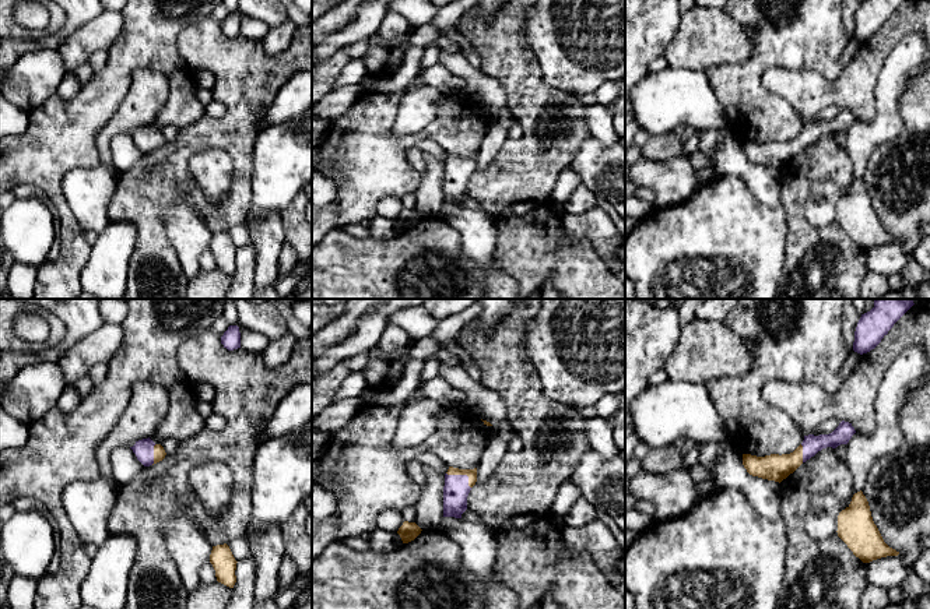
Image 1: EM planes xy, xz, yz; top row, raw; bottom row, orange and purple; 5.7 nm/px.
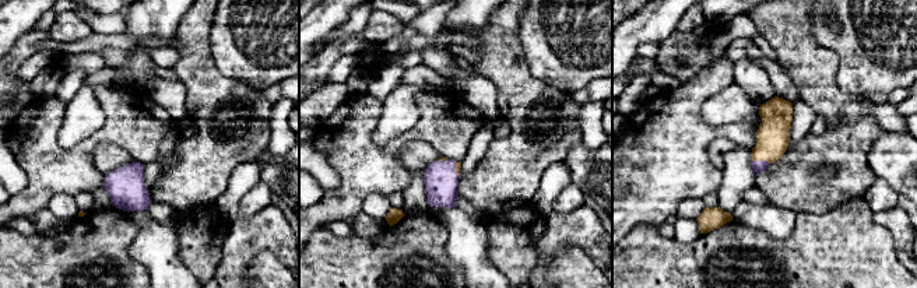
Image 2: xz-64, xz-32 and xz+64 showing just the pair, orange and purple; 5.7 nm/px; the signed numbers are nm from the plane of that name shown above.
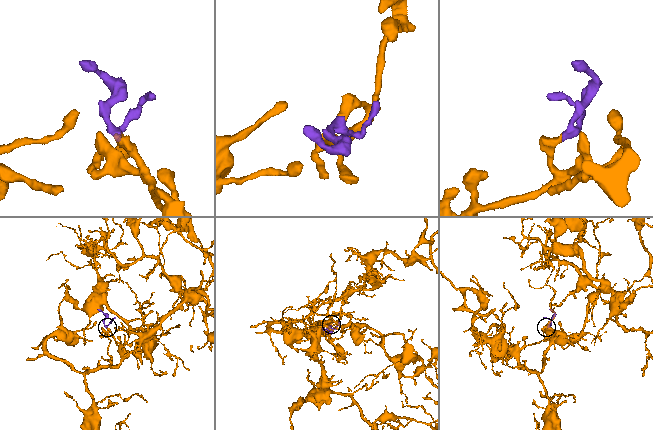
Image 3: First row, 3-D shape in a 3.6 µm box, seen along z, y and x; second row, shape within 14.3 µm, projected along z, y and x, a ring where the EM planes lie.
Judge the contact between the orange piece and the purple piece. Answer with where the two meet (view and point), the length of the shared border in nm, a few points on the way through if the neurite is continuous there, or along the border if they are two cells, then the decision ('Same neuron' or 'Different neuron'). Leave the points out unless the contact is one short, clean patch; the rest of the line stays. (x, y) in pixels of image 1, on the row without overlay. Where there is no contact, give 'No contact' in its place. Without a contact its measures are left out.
Touches orange at xz (463, 161). Shared border 170 nm. Path across: xz (471, 161), (463, 161), (456, 176). Same neuron

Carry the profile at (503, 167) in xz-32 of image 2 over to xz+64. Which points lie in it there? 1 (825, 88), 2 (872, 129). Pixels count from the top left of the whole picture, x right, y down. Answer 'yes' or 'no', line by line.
1: yes
2: yes

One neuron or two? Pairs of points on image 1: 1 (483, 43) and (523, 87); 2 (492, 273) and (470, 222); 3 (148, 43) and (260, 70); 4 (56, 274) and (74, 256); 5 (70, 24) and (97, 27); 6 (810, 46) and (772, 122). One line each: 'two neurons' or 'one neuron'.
1: one neuron
2: one neuron
3: two neurons
4: one neuron
5: two neurons
6: one neuron

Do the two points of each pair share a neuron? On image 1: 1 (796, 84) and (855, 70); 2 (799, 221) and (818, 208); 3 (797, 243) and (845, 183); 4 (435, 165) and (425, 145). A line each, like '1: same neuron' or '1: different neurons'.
1: same neuron
2: different neurons
3: same neuron
4: different neurons

